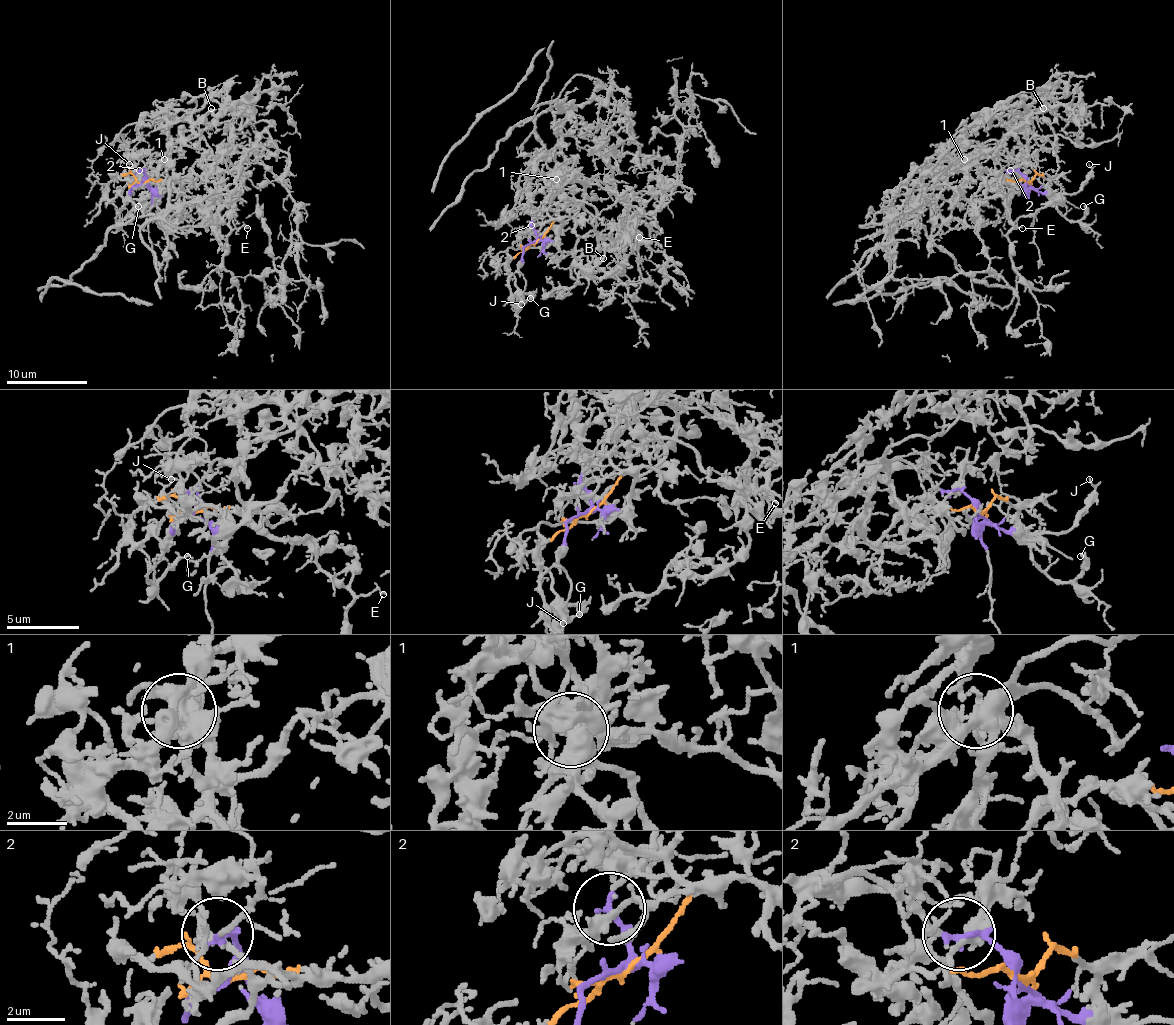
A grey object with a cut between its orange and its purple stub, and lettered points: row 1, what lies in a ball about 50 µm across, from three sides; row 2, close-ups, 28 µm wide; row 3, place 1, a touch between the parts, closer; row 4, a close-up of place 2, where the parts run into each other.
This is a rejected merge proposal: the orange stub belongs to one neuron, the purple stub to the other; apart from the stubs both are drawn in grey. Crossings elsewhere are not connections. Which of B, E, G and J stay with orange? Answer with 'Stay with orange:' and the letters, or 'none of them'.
Stay with orange: B

